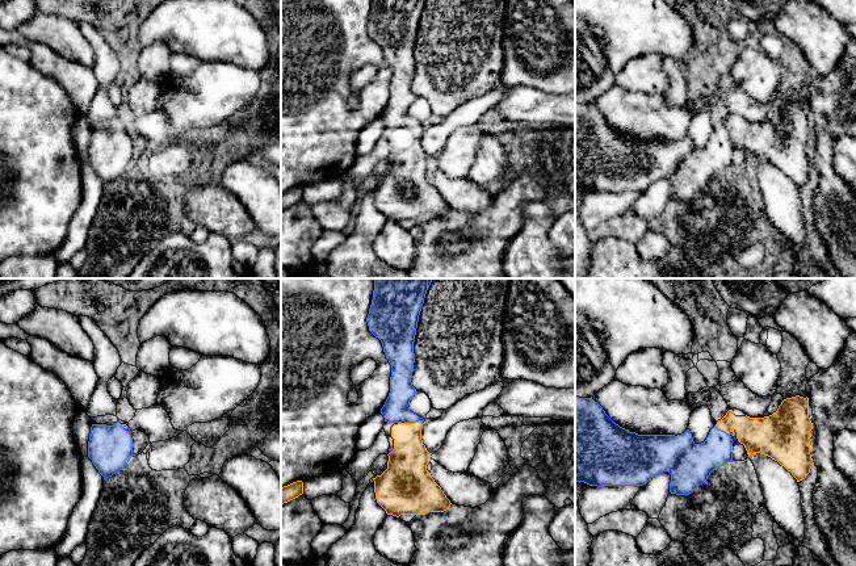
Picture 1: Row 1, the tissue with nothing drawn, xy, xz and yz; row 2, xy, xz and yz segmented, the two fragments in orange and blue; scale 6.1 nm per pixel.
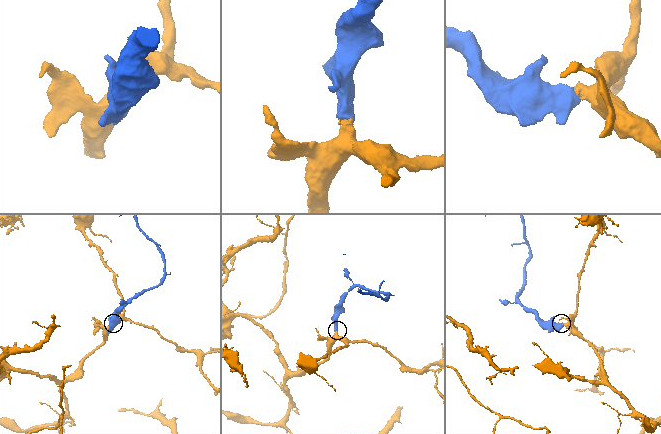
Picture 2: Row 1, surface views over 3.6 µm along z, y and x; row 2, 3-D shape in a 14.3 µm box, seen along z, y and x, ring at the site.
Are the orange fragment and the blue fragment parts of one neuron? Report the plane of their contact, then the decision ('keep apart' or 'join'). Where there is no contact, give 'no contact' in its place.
contact in xz; join

